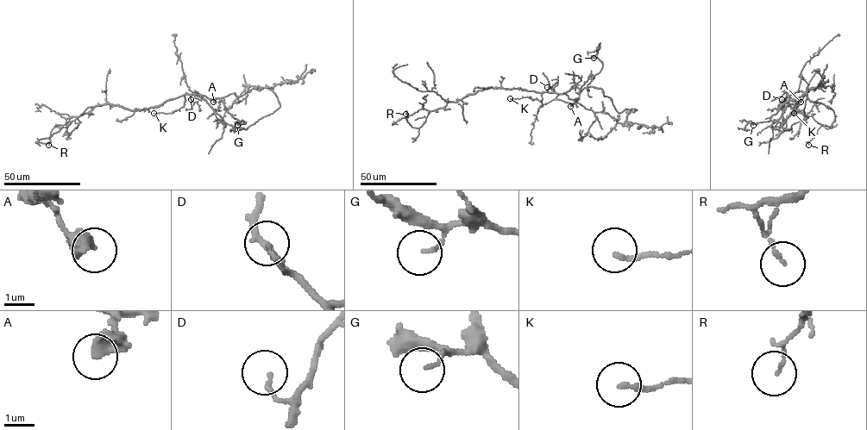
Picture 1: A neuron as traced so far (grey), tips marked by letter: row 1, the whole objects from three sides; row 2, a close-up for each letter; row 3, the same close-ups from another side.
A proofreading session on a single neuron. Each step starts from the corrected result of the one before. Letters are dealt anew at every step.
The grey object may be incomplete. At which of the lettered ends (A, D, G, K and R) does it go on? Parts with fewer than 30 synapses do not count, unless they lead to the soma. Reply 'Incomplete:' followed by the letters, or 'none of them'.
Incomplete: none of them

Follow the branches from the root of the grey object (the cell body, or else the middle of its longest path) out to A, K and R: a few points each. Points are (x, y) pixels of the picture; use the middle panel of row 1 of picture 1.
A: (528, 90), (556, 92), (558, 94), (557, 99), (569, 102), (570, 106)
K: (528, 90), (539, 92), (542, 99), (540, 102), (528, 96), (510, 98)
R: (528, 90), (490, 87), (468, 94), (430, 110), (419, 127), (411, 126), (405, 114)

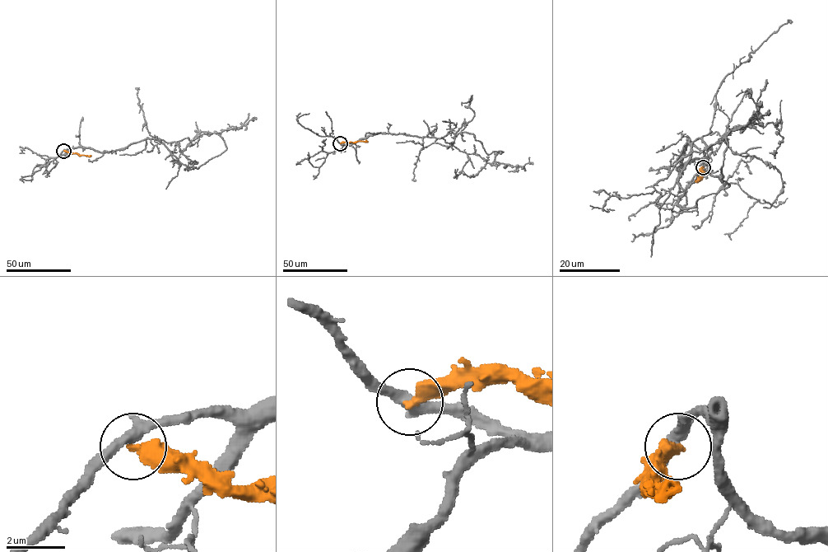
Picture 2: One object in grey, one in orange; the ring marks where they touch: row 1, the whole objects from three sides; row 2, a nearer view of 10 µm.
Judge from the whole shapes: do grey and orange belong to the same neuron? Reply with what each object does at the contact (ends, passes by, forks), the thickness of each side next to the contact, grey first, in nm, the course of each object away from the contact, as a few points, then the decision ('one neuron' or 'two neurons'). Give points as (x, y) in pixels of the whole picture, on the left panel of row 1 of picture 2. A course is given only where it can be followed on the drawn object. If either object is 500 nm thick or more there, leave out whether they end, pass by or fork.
grey passes by; orange ends there; 380 nm thick on the grey side, 440 nm on the other; grey runs (64, 150), (111, 152), (159, 138), (192, 141), (253, 120); orange runs (64, 151), (91, 156); two neurons

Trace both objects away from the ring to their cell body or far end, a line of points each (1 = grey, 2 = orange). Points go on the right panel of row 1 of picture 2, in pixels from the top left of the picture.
1: (703, 166), (695, 159), (679, 171), (687, 139), (727, 144), (728, 130), (757, 117), (746, 91), (736, 95)
2: (703, 167), (700, 180)

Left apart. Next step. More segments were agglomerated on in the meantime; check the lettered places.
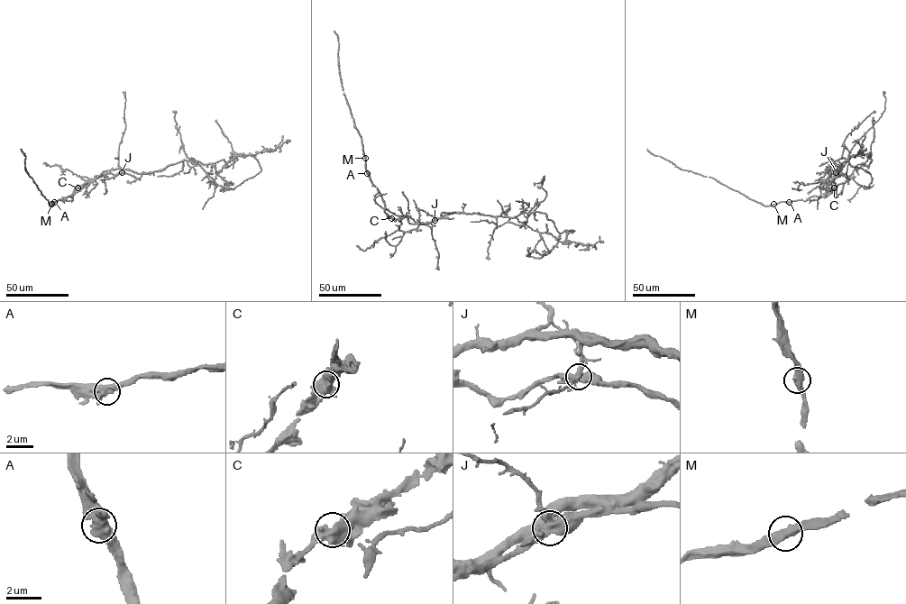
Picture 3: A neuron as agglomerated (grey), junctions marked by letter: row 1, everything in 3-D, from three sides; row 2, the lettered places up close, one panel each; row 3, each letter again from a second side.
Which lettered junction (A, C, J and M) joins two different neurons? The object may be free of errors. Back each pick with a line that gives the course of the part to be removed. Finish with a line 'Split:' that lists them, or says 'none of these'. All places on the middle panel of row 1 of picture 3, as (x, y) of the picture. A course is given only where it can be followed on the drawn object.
J: course (434, 220), (411, 224), (406, 217), (392, 219), (384, 212), (343, 94), (334, 31)
Split: J

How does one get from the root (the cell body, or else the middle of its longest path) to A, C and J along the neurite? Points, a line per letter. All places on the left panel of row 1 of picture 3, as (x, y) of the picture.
A: (94, 180), (71, 196), (54, 202)
C: (94, 180), (77, 187)
J: (94, 180), (104, 171), (114, 174), (122, 172)

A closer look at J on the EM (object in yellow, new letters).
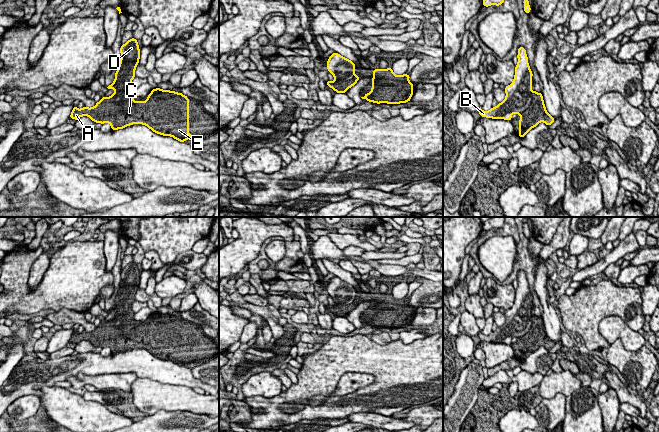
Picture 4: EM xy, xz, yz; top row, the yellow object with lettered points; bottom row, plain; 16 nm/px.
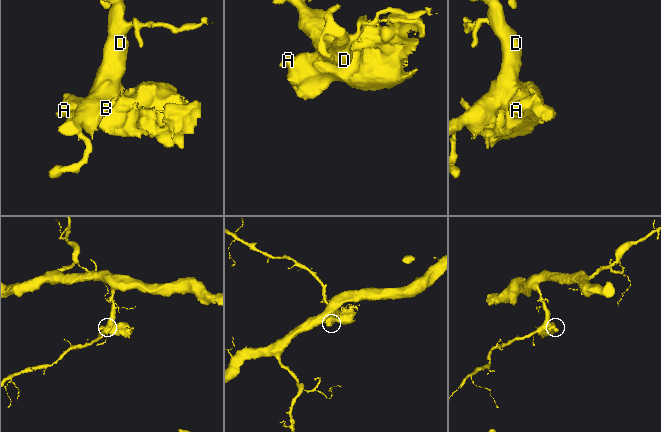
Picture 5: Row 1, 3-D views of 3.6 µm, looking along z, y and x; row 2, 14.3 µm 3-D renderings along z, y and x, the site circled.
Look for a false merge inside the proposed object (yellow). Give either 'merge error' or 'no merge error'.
merge error

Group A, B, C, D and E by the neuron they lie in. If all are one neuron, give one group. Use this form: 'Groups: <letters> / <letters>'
Groups: A C E / B D

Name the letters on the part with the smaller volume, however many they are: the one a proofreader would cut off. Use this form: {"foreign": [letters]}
{"foreign": ["A", "C", "E"]}

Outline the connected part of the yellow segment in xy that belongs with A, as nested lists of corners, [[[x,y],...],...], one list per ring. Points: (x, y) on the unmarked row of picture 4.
[[[151,313],[146,325],[116,328],[115,320],[103,321],[94,331],[73,331],[69,342],[89,341],[95,347],[109,347],[113,355],[129,349],[146,349],[153,356],[184,366],[195,362],[189,358],[189,323],[182,317]]]

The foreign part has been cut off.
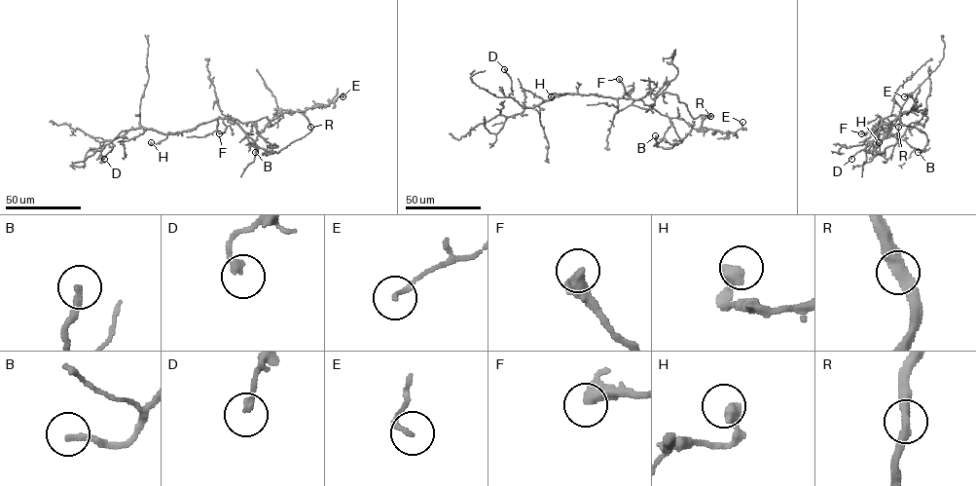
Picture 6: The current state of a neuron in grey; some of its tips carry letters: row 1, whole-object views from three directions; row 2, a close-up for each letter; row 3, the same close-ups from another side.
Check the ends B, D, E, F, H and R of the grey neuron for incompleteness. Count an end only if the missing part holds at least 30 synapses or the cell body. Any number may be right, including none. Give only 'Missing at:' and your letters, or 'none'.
Missing at: none

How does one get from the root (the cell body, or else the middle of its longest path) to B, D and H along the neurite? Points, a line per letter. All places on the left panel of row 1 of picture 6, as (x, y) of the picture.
B: (200, 125), (219, 118), (234, 121), (232, 117), (248, 123), (267, 117), (271, 126), (257, 135), (255, 152)
D: (200, 125), (173, 133), (143, 128), (123, 130), (109, 143), (112, 149), (104, 159)
H: (200, 125), (181, 132), (168, 133), (155, 144), (151, 142)

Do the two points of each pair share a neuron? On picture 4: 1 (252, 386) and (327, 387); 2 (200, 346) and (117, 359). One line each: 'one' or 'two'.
1: two
2: two

